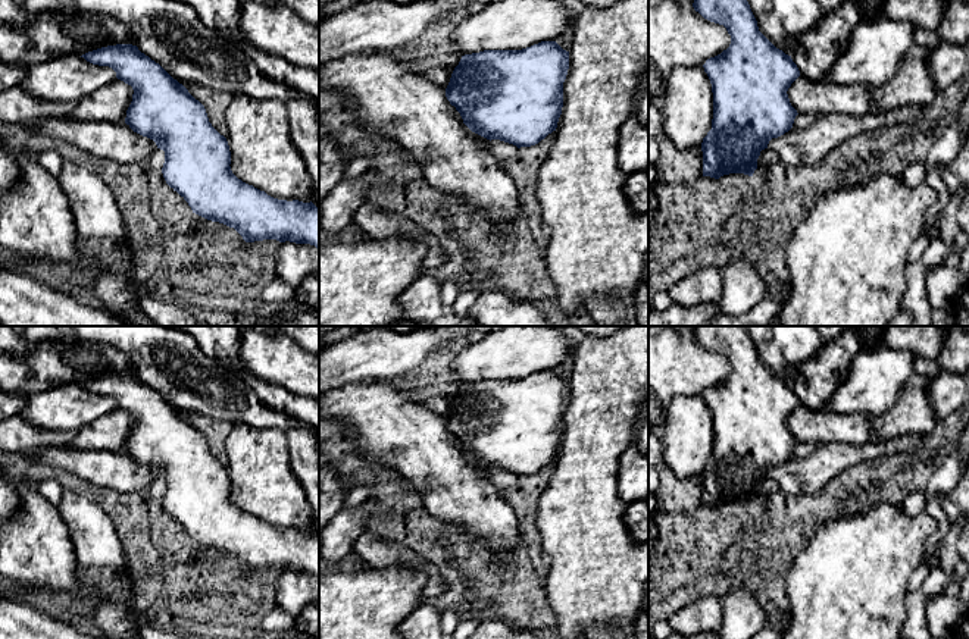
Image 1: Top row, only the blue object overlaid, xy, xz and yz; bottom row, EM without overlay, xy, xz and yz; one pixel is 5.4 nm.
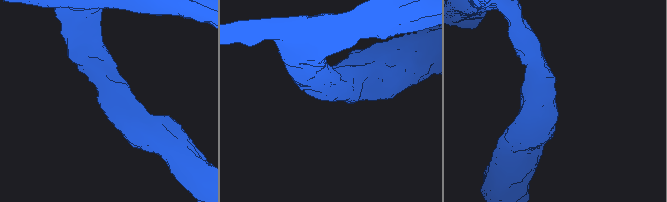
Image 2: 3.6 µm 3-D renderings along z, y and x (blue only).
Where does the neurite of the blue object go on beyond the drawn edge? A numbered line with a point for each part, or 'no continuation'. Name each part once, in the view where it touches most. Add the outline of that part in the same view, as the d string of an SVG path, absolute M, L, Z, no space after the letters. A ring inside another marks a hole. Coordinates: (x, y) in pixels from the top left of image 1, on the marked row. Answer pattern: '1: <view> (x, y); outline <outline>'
no continuation

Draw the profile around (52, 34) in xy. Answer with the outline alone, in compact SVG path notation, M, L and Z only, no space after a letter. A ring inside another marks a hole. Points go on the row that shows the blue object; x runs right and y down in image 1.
M54 10L31 16L25 26L0 25L0 59L25 66L116 44L135 46L128 26L93 13Z

